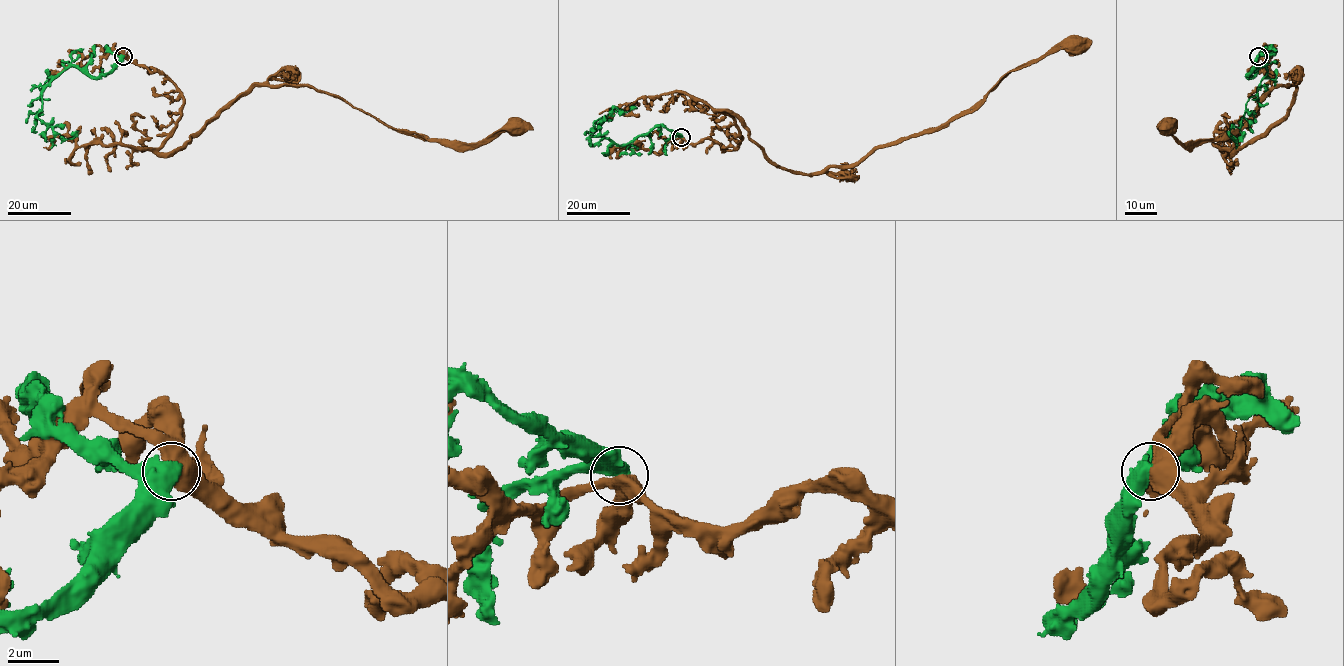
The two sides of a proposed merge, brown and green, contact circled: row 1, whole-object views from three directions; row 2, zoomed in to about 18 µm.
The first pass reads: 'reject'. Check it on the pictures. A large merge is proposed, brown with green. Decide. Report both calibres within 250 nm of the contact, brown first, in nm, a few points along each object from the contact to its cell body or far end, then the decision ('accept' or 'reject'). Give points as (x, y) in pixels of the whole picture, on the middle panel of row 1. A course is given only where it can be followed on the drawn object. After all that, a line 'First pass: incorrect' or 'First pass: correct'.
calibres 750 and 700 nm; course brown (682, 137), (733, 150), (740, 130), (716, 111), (728, 111), (780, 167), (822, 174), (936, 129), (1073, 42); course green (682, 137), (657, 126), (617, 145), (601, 135), (599, 119), (605, 118), (613, 108), (623, 112), (637, 107); reject
First pass: correct

